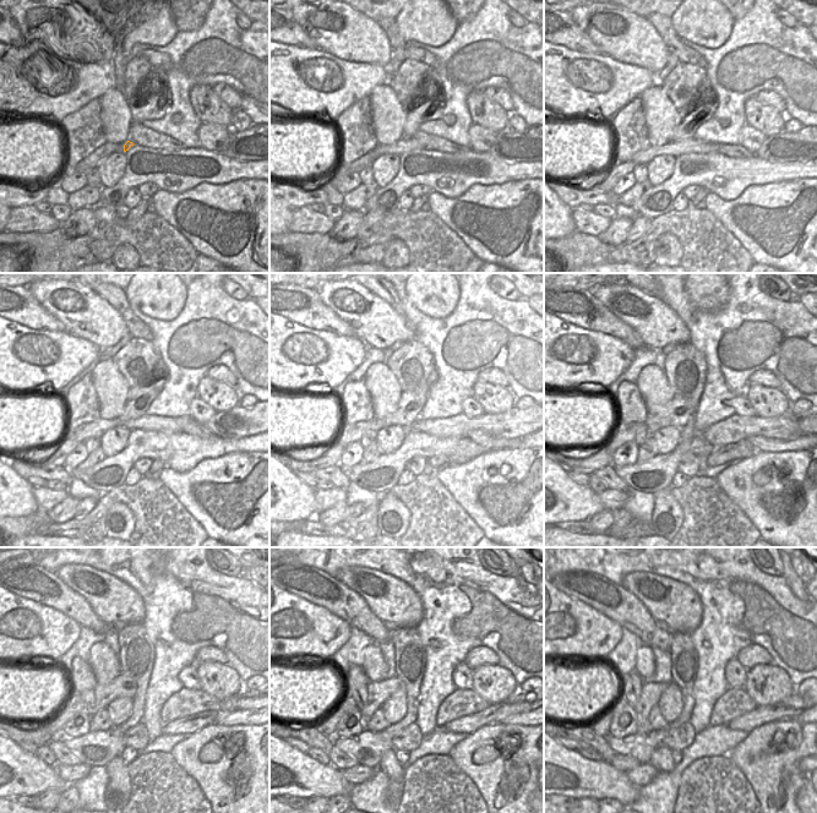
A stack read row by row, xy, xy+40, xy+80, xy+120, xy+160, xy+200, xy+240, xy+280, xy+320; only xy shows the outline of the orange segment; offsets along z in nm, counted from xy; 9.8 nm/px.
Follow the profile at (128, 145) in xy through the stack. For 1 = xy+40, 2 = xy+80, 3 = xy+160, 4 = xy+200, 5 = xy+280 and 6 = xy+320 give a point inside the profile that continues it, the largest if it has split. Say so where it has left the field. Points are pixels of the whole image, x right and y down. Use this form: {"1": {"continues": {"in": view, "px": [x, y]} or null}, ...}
{"1": {"continues": {"in": "xy+40", "px": [407, 143]}}, "2": {"continues": {"in": "xy+80", "px": [692, 146]}}, "3": {"continues": {"in": "xy+160", "px": [456, 426]}}, "4": {"continues": {"in": "xy+200", "px": [736, 427]}}, "5": {"continues": {"in": "xy+280", "px": [462, 702]}}, "6": {"continues": {"in": "xy+320", "px": [735, 702]}}}

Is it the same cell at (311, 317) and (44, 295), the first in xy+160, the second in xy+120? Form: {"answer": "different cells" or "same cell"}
{"answer": "different cells"}

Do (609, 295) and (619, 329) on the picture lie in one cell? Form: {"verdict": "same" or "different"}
{"verdict": "different"}

